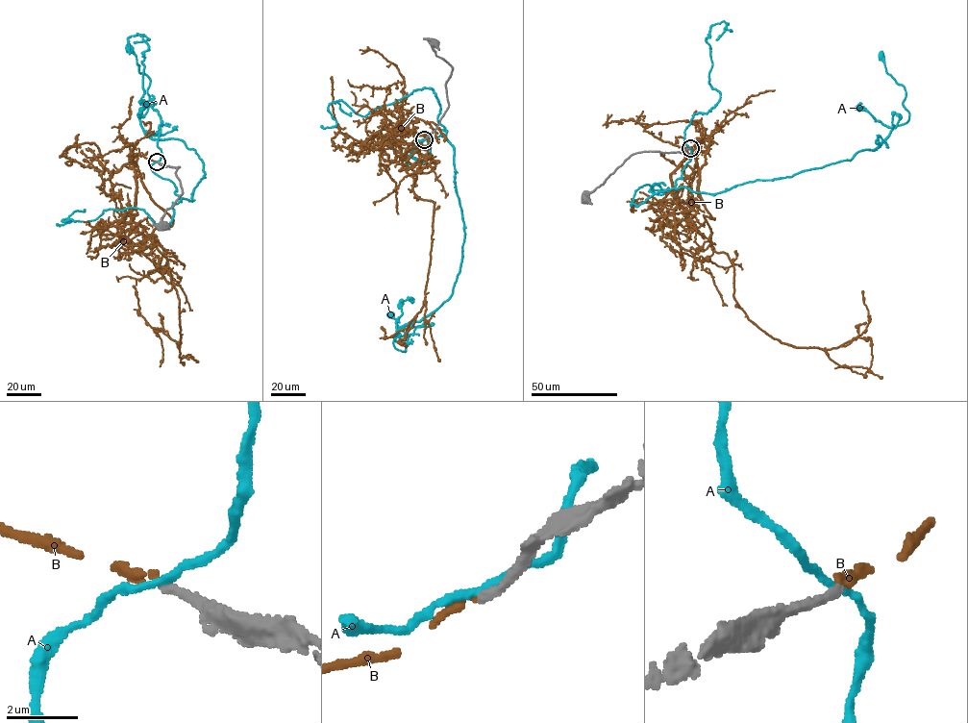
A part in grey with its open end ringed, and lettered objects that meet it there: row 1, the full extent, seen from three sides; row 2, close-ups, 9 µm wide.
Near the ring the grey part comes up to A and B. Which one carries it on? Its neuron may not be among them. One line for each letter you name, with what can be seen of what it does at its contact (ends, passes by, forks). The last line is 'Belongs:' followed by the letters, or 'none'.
B: it ends
Belongs: B

